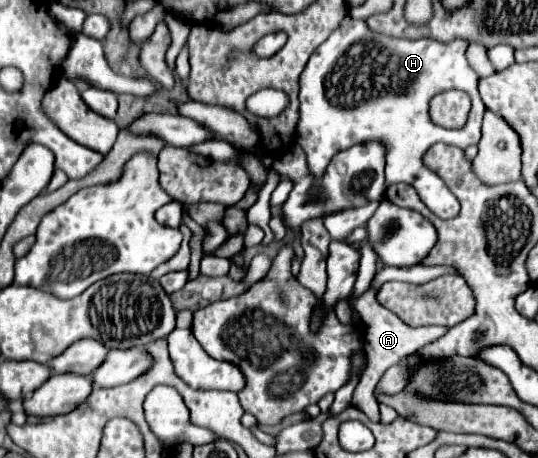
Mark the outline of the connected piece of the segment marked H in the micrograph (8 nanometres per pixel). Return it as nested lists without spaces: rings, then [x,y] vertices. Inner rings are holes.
[[[342,19],[340,27],[310,57],[300,75],[300,121],[296,141],[308,155],[312,175],[322,177],[332,155],[358,143],[382,143],[386,149],[386,183],[412,185],[422,203],[440,219],[454,219],[460,203],[444,181],[422,163],[424,153],[438,141],[470,147],[480,141],[486,105],[478,95],[478,73],[466,61],[464,39],[440,43],[434,39],[396,39],[374,33],[360,19]],[[448,89],[462,89],[472,97],[470,117],[464,129],[444,129],[430,121],[430,99]],[[324,95],[378,95],[354,107],[332,105]]]

